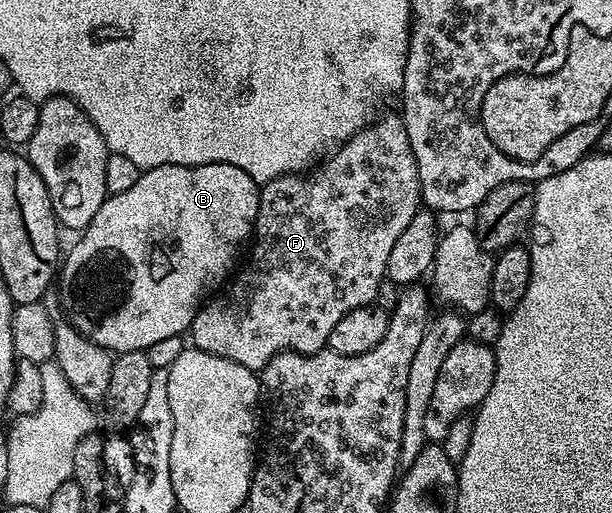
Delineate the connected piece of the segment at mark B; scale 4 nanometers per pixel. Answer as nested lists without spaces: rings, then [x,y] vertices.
[[[163,164],[157,168],[141,171],[138,182],[134,182],[134,186],[130,186],[130,190],[122,190],[122,194],[107,196],[102,202],[102,206],[98,206],[98,214],[94,214],[94,218],[90,218],[87,226],[77,235],[80,237],[77,238],[76,245],[69,252],[67,249],[66,255],[63,257],[62,267],[58,272],[58,291],[68,321],[83,336],[90,338],[90,342],[102,346],[113,354],[143,352],[150,346],[154,346],[154,342],[159,342],[161,338],[184,336],[191,329],[201,304],[205,303],[210,294],[215,293],[233,275],[234,269],[237,267],[236,259],[240,256],[240,247],[244,243],[245,247],[253,239],[260,189],[261,185],[256,184],[254,178],[250,178],[250,174],[246,174],[246,170],[238,170],[238,166],[229,164],[199,164],[198,166]]]

